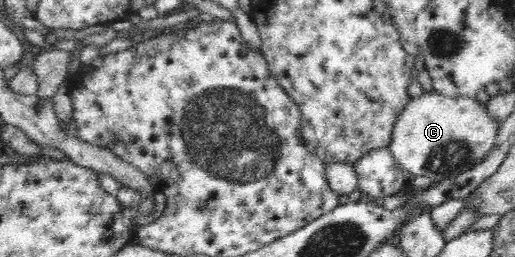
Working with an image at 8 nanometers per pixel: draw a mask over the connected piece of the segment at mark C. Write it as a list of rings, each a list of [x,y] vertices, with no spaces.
[[[434,90],[413,97],[398,116],[391,133],[389,152],[400,171],[413,179],[428,177],[432,183],[453,178],[470,169],[495,144],[497,126],[476,97],[452,98]]]

